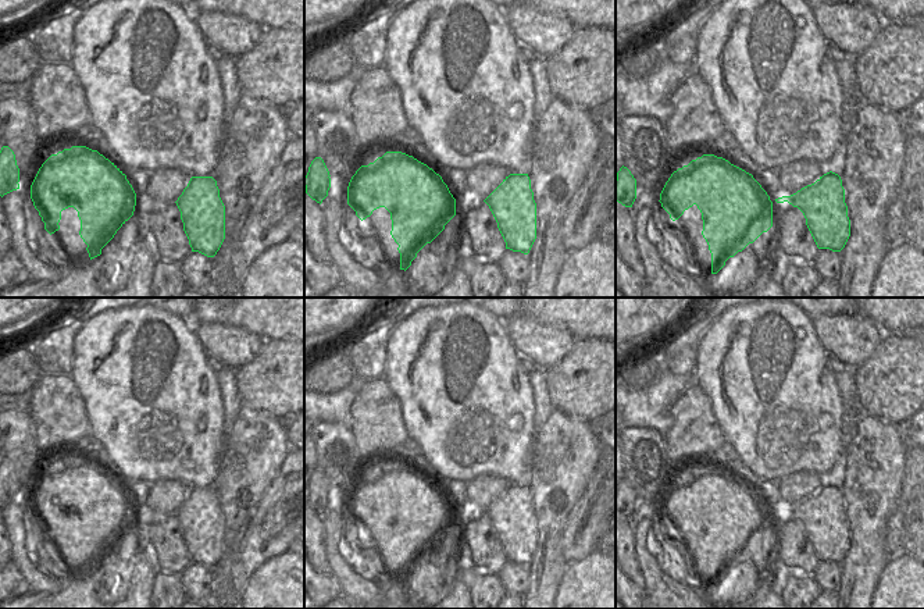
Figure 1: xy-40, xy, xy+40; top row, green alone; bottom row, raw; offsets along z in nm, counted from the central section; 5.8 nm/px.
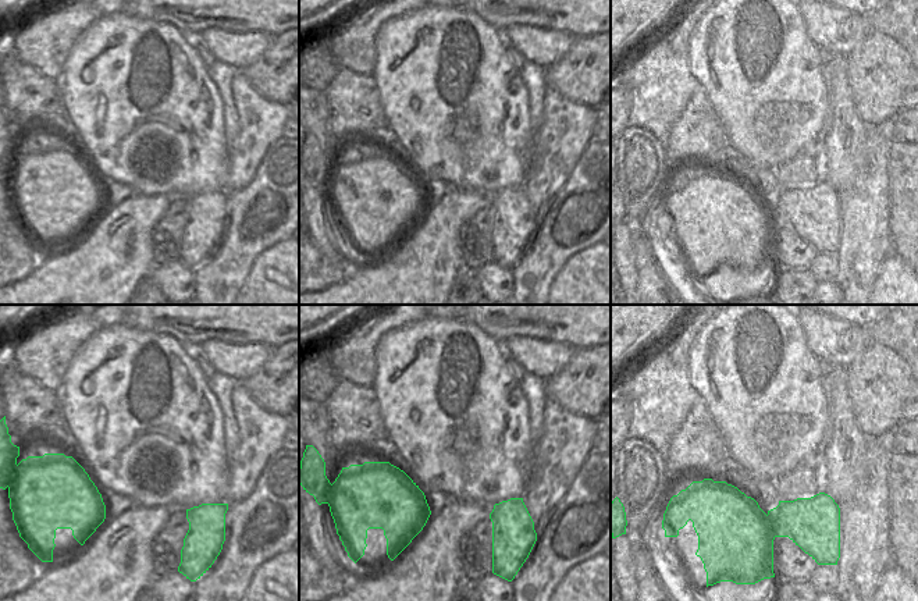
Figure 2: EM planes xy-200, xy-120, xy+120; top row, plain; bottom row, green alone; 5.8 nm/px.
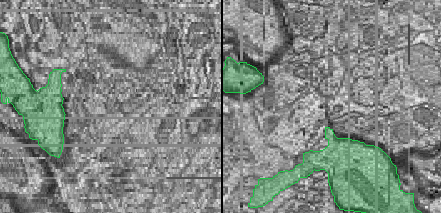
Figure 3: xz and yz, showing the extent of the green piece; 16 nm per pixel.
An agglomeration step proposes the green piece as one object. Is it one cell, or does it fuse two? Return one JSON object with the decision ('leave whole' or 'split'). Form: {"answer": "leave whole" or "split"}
{"answer": "split"}

